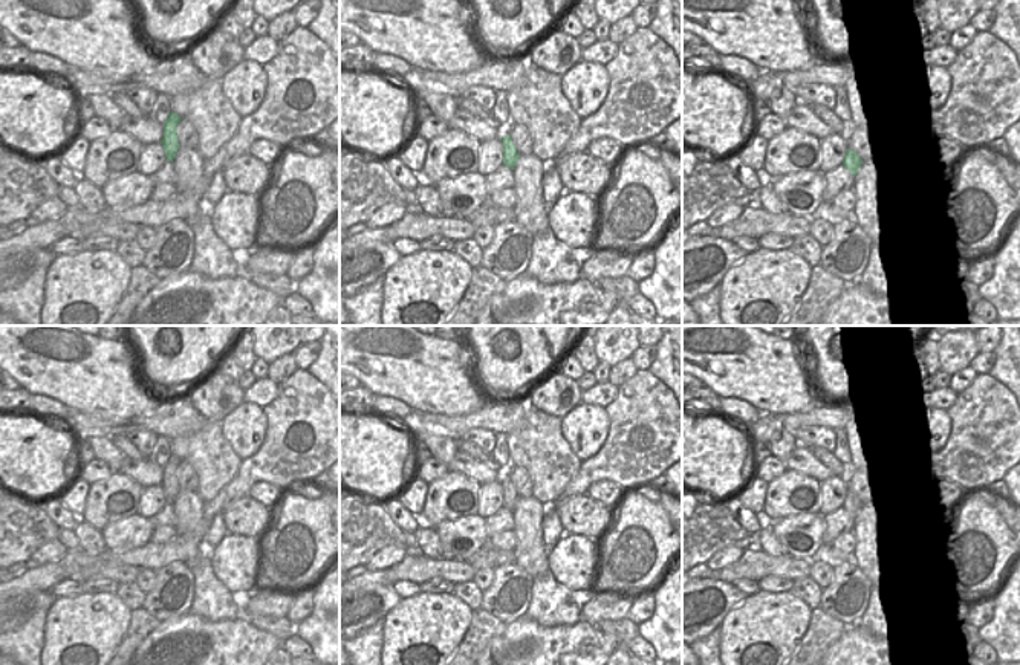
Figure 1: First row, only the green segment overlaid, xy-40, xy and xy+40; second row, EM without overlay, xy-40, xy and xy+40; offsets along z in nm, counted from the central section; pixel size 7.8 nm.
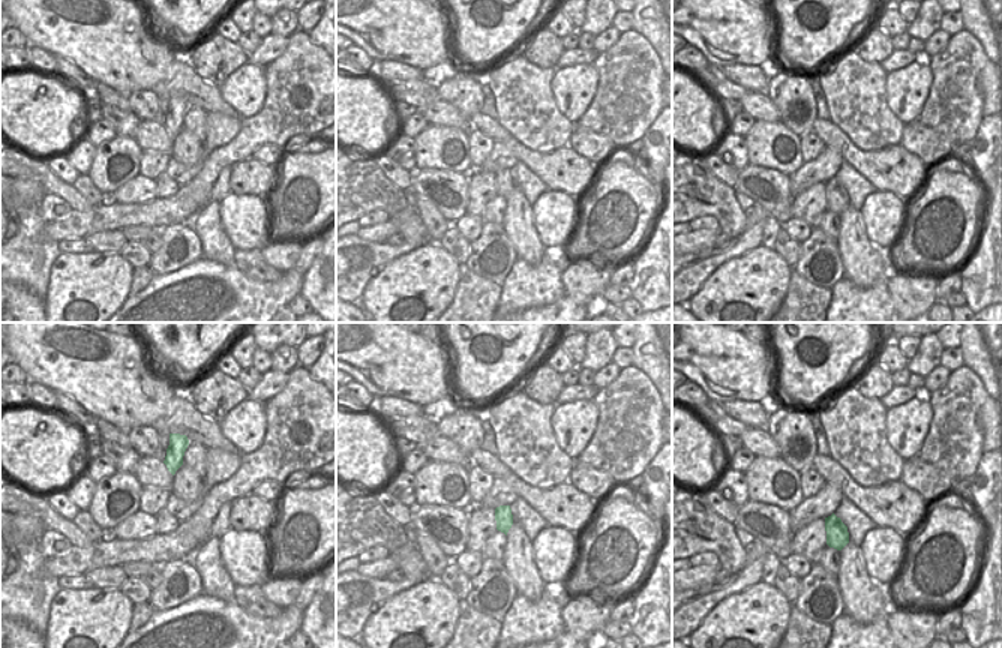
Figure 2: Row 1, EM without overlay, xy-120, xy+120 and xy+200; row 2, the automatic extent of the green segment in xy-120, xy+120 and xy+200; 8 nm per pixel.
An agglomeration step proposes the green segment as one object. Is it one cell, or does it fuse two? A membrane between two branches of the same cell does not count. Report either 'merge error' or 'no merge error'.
no merge error

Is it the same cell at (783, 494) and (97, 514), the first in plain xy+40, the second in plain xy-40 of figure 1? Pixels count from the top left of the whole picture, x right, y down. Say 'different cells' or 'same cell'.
same cell

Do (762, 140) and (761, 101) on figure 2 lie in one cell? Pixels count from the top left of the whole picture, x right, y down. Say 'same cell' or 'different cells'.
different cells

